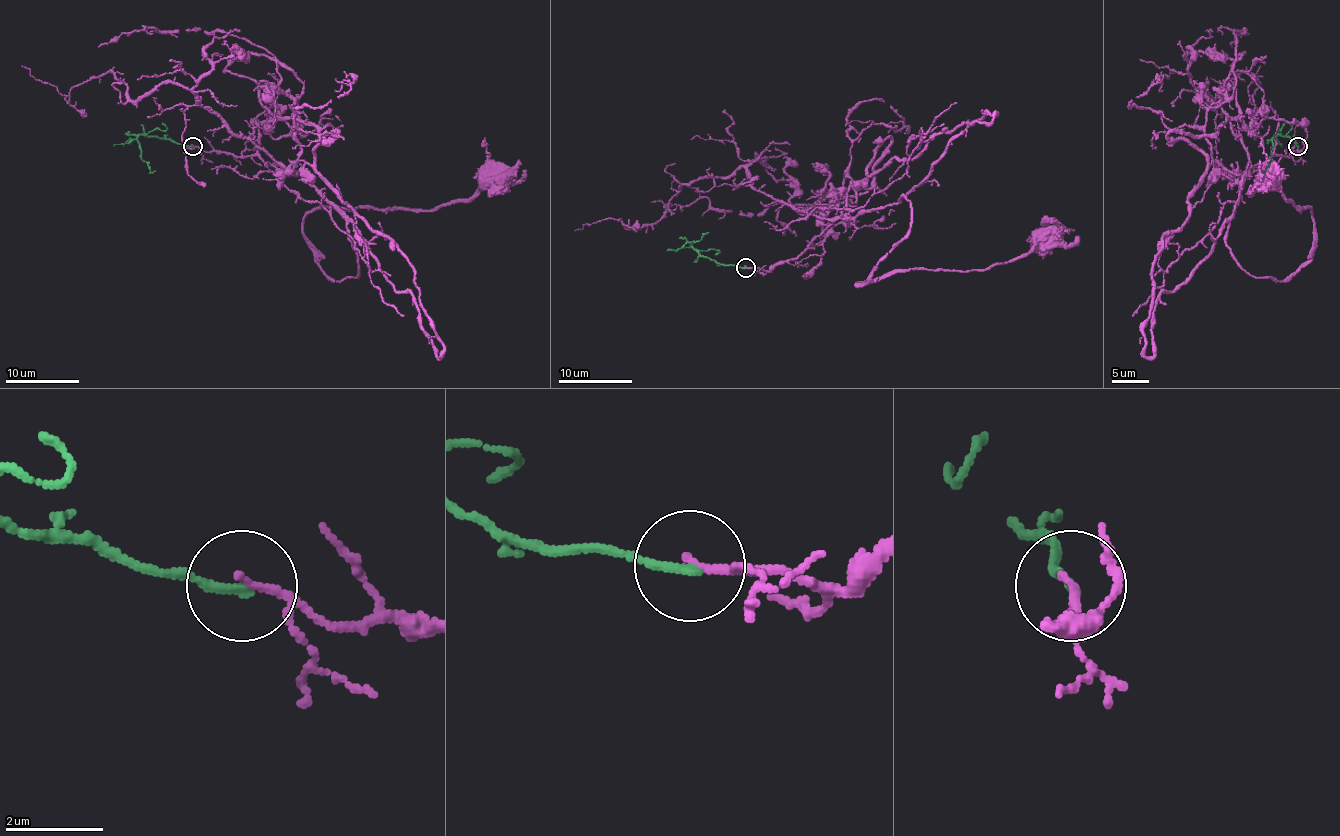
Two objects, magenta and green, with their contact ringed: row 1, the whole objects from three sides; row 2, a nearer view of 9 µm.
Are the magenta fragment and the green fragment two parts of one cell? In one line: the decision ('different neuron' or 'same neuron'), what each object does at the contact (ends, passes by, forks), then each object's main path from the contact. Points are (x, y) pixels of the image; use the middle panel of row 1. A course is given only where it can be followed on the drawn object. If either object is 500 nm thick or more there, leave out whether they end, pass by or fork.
same neuron; magenta passes by; green ends; course magenta (746, 268), (792, 260), (836, 220), (903, 196), (910, 231), (857, 283), (989, 270), (1041, 235); course green (746, 268), (716, 264), (692, 246), (692, 242), (709, 233)

